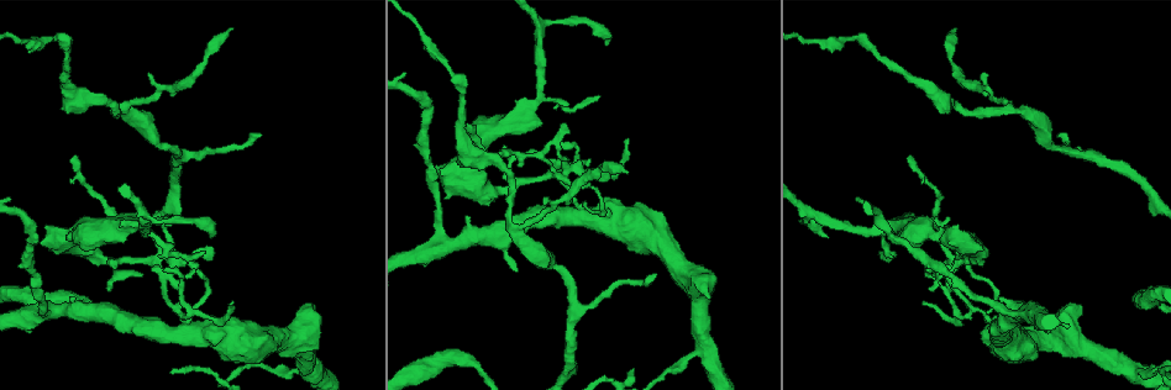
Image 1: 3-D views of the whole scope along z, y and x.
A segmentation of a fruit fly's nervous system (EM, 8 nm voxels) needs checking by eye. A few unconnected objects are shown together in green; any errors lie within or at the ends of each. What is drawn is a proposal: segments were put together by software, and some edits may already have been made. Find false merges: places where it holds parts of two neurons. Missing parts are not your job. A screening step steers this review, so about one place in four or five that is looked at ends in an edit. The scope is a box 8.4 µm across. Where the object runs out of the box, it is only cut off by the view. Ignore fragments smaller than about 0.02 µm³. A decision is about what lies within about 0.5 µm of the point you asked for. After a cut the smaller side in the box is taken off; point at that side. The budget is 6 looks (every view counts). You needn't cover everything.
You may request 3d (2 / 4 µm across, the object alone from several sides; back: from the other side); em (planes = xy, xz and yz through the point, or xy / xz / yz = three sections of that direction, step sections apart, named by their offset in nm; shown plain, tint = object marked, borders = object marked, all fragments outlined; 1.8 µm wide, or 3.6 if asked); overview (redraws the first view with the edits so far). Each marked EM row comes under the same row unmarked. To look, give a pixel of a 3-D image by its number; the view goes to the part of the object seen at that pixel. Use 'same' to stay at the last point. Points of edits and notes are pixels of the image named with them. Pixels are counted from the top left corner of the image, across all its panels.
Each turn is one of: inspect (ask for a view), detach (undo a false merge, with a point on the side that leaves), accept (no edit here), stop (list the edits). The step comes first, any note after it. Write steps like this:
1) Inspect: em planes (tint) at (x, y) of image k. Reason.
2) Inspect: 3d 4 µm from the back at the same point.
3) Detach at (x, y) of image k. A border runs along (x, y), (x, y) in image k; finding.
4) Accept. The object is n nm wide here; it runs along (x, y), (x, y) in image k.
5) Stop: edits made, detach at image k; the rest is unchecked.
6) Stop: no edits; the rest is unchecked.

Inspect: 3d 4 µm from the back at (597, 169) of image 1.

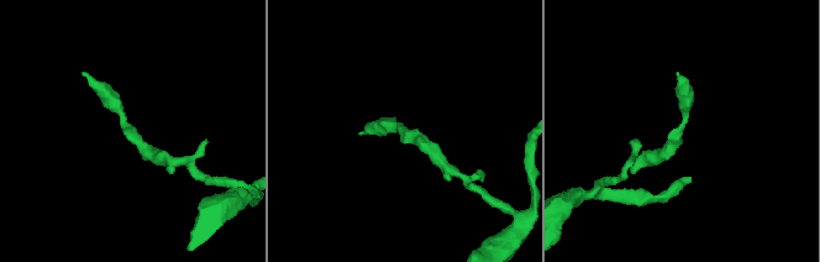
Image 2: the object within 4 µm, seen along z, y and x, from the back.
Inspect: em yz step 4 (borders) at (126, 123) of image 2.

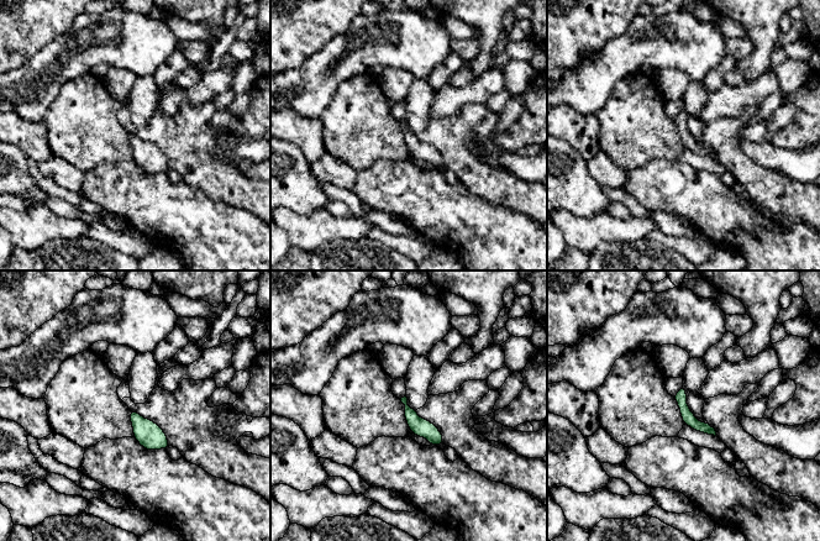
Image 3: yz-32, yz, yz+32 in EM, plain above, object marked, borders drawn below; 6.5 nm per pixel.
Inspect: em xy step 4 (borders) at the same point. Another direction.

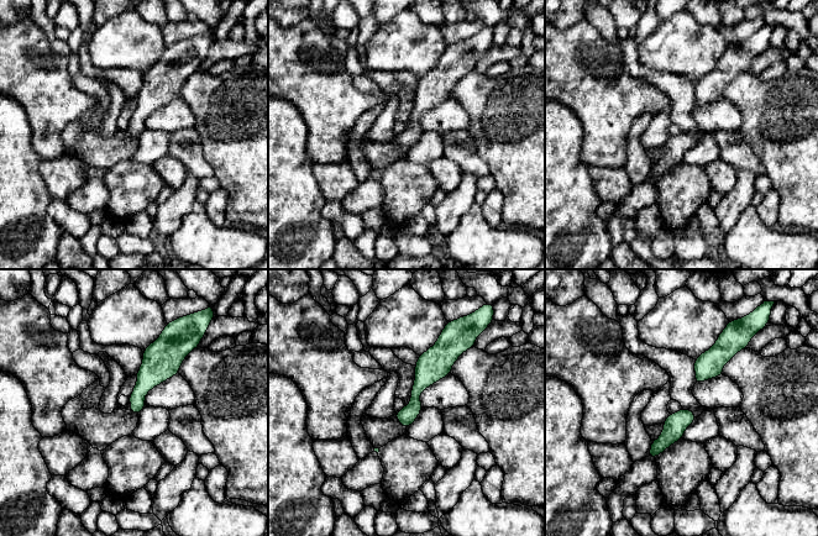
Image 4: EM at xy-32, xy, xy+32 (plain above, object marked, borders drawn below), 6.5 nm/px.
Accept. It runs along (445, 345), (405, 424) in image 4; one neuron here.

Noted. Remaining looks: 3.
Inspect: 3d 2 µm at (53, 37) of image 1. Narrows sharply.

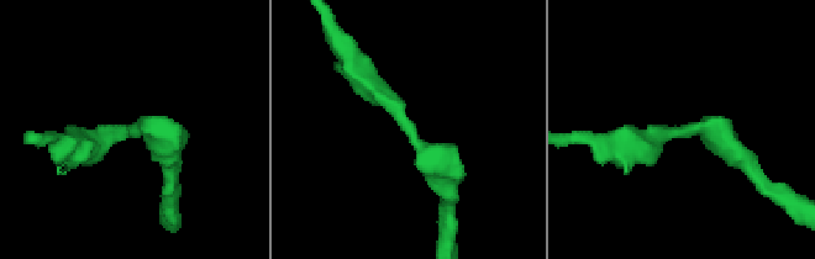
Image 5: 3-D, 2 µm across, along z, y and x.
Inspect: em planes (tint) at (138, 127) of image 5.

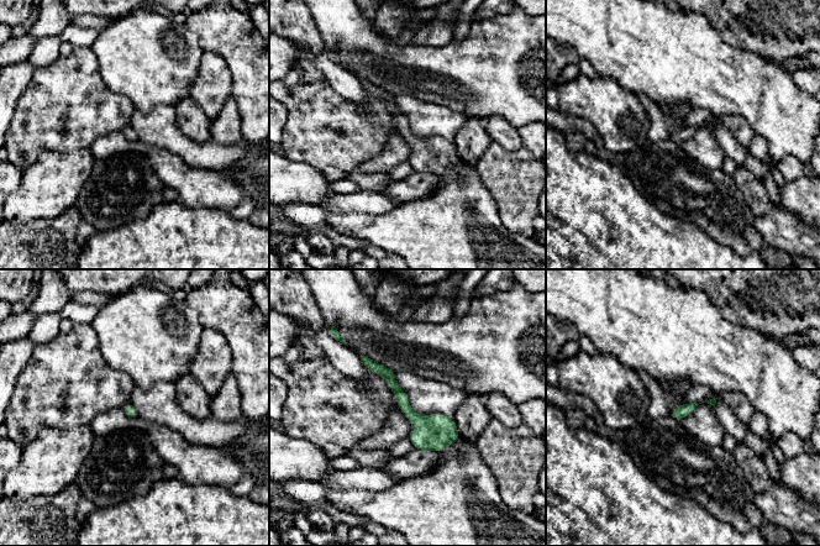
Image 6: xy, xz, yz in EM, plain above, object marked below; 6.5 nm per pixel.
Accept. It runs along (364, 360), (390, 379), (429, 431), (455, 435) in image 6; one neuron here.

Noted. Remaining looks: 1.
Inspect: em planes (tint) at (474, 182) of image 1. Branch point.

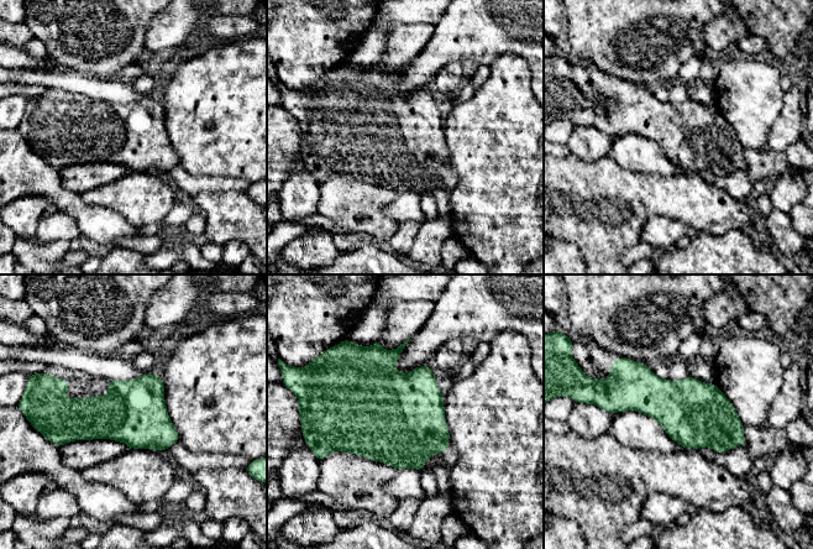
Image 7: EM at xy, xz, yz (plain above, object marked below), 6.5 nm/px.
Accept. All the same neuron.

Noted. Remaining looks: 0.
Stop: no edits; the rest is unchecked.

